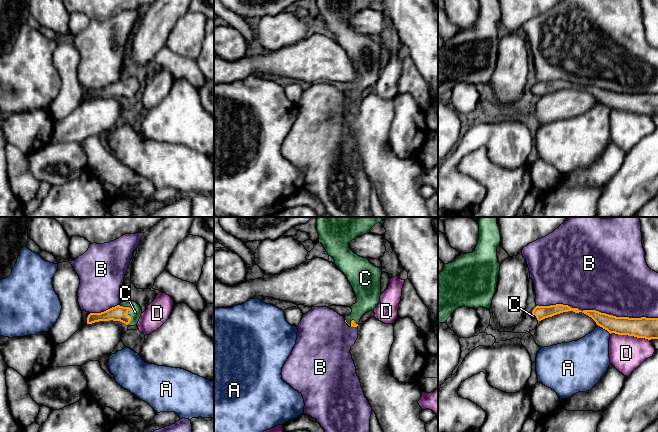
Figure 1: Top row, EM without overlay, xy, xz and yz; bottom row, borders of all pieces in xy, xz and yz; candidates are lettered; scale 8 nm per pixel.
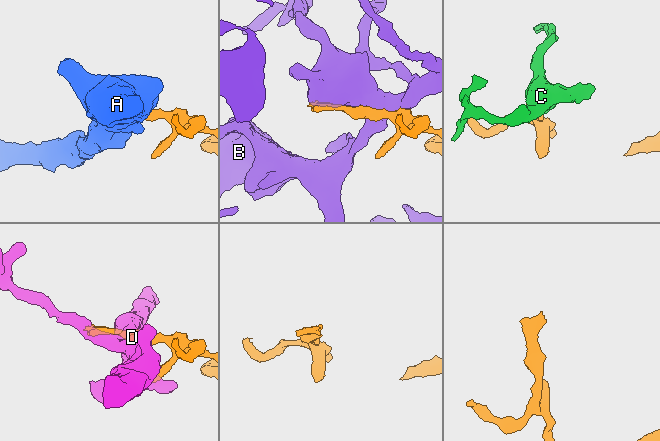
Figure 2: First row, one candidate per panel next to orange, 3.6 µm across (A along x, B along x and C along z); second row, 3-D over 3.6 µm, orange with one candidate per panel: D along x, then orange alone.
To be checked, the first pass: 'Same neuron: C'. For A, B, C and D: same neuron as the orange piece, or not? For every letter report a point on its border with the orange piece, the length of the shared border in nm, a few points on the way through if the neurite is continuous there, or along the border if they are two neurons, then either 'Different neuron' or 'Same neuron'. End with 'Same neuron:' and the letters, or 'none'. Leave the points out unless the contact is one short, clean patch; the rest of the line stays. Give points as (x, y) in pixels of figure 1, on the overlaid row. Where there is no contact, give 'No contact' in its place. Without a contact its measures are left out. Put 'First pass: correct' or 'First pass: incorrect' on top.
First pass: correct
A: Touches orange at yz (604, 328). Shared border 120 nm. Different neuron
B: Touches orange at yz (597, 311). Shared border 950 nm. Different neuron
C: Touches orange at xy (129, 310). Shared border 180 nm. Path across: xy (118, 313), (129, 310), (135, 312). Same neuron
D: Touches orange at yz (630, 335). Shared border 320 nm. Boundary: yz (610, 333), (633, 335), (649, 340). Different neuron
Same neuron: C

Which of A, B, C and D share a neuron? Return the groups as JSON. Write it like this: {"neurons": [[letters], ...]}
{"neurons": [["A"], ["B"], ["C"], ["D"]]}

